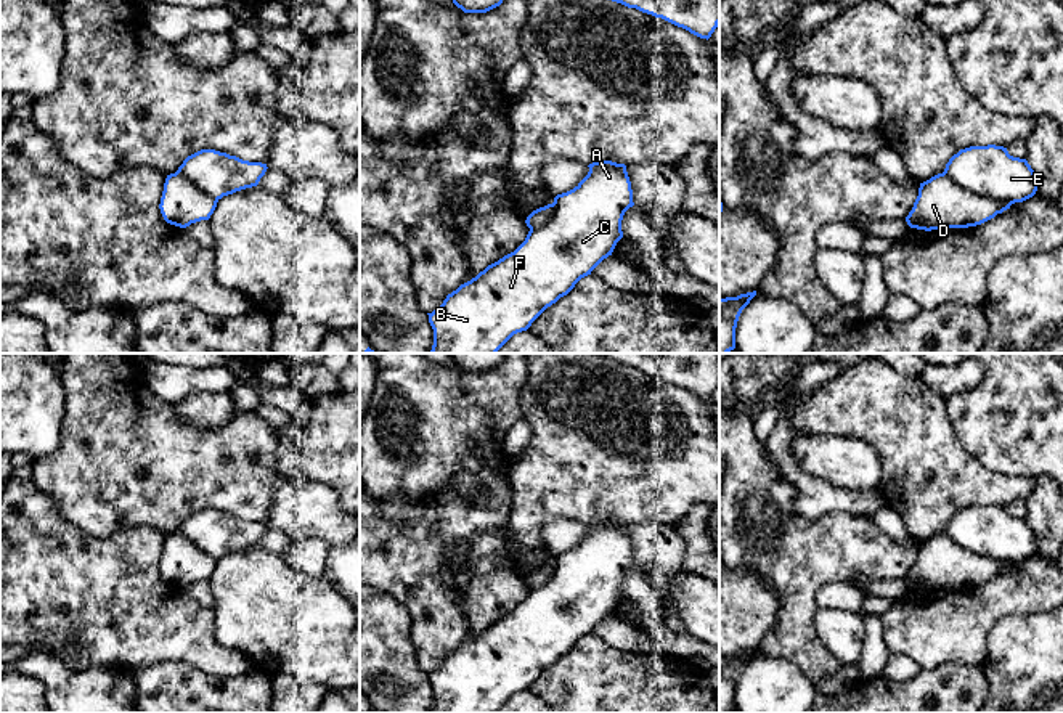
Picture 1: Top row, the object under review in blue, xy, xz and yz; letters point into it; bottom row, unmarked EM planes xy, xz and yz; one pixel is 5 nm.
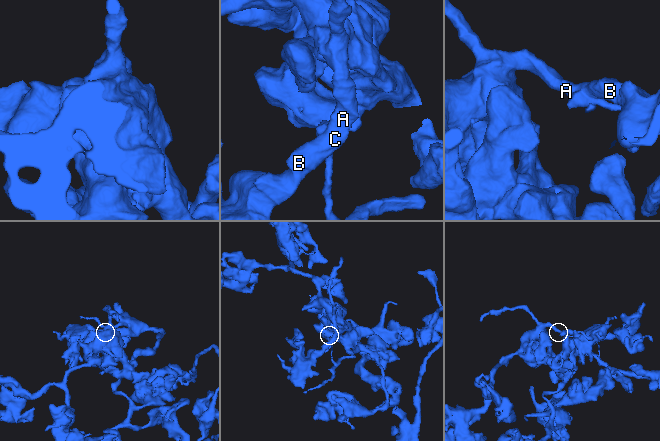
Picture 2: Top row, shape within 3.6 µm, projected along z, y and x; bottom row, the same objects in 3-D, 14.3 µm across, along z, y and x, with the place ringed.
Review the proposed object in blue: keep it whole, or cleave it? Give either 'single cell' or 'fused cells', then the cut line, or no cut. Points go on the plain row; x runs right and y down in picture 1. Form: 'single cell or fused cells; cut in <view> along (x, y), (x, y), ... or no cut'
fused cells; cut in yz along (943, 532), (973, 553), (1012, 562)

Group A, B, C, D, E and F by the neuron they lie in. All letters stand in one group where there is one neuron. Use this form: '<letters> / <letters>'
A B C E F / D

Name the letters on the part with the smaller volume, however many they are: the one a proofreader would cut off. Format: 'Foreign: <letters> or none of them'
Foreign: D

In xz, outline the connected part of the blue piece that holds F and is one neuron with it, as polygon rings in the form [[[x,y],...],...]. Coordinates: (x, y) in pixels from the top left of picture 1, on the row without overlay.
[[[597,520],[588,527],[588,535],[573,549],[554,557],[554,573],[548,583],[532,588],[514,612],[488,625],[427,673],[434,689],[430,713],[496,713],[612,615],[623,597],[623,575],[634,565],[631,541],[625,524]]]

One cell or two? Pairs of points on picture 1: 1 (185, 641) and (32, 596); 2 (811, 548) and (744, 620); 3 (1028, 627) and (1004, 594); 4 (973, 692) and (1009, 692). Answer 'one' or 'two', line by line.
1: one
2: two
3: two
4: two

